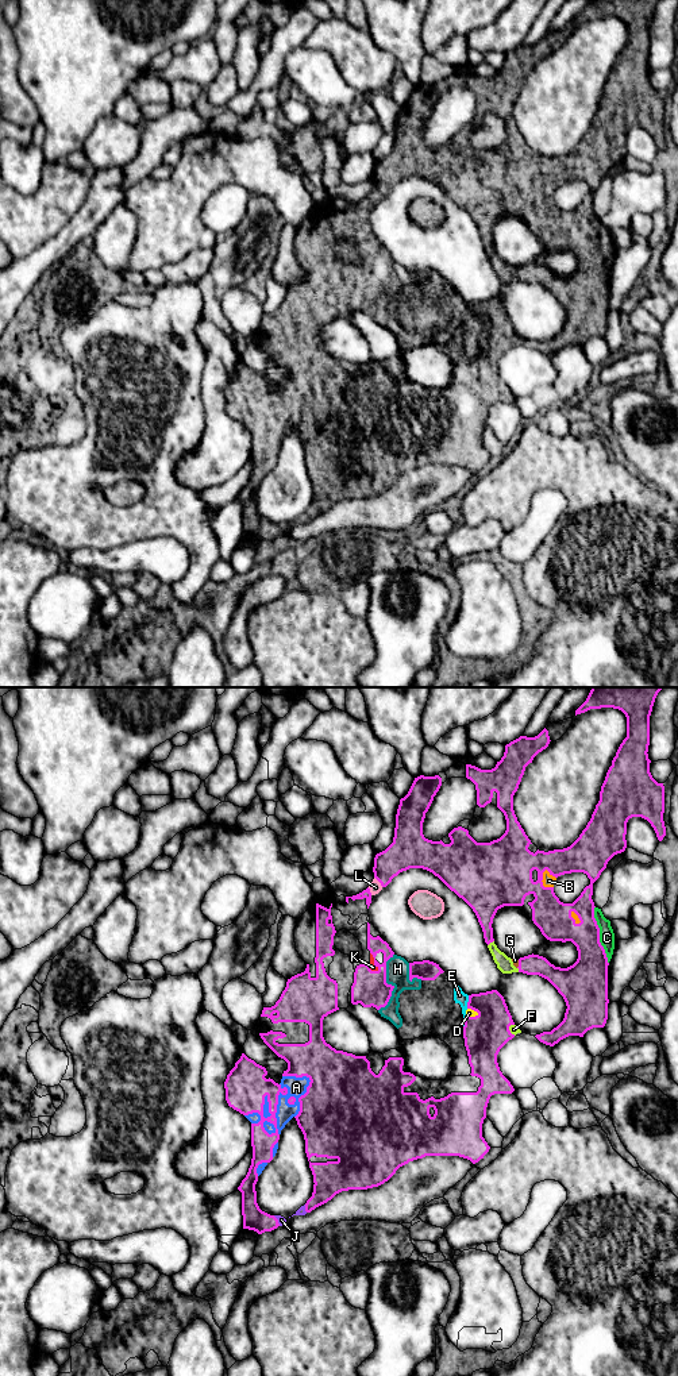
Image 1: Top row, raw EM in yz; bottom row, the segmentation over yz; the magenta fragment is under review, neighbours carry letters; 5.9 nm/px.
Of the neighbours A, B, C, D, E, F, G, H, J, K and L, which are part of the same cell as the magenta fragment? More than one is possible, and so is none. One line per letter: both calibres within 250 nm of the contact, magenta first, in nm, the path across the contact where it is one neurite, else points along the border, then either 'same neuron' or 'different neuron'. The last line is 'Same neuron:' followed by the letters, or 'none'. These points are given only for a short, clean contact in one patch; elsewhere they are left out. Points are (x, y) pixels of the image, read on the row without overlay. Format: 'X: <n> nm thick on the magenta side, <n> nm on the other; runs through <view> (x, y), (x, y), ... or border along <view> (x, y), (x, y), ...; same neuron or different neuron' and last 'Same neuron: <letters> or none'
A: 260 nm thick on the magenta side, 110 nm on the other; same neuron
B: 360 nm thick on the magenta side, 80 nm on the other; same neuron
C: 220 nm thick on the magenta side, 100 nm on the other; same neuron
D: 240 nm thick on the magenta side, 50 nm on the other; same neuron
E: 240 nm thick on the magenta side, 80 nm on the other; same neuron
F: 180 nm thick on the magenta side, 90 nm on the other; same neuron
G: 130 nm thick on the magenta side, 30 nm on the other; same neuron
H: 200 nm thick on the magenta side, 140 nm on the other; same neuron
J: 140 nm thick on the magenta side, 50 nm on the other; runs through yz (254, 527), (258, 530), (277, 530), (281, 528); same neuron
K: 200 nm thick on the magenta side, 40 nm on the other; same neuron
L: 200 nm thick on the magenta side, 70 nm on the other; same neuron
Same neuron: A, B, C, D, E, F, G, H, J, K, L

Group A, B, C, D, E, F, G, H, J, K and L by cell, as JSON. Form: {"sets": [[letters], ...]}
{"sets": [["A", "B", "C", "D", "E", "F", "G", "H", "J", "K", "L"]]}

